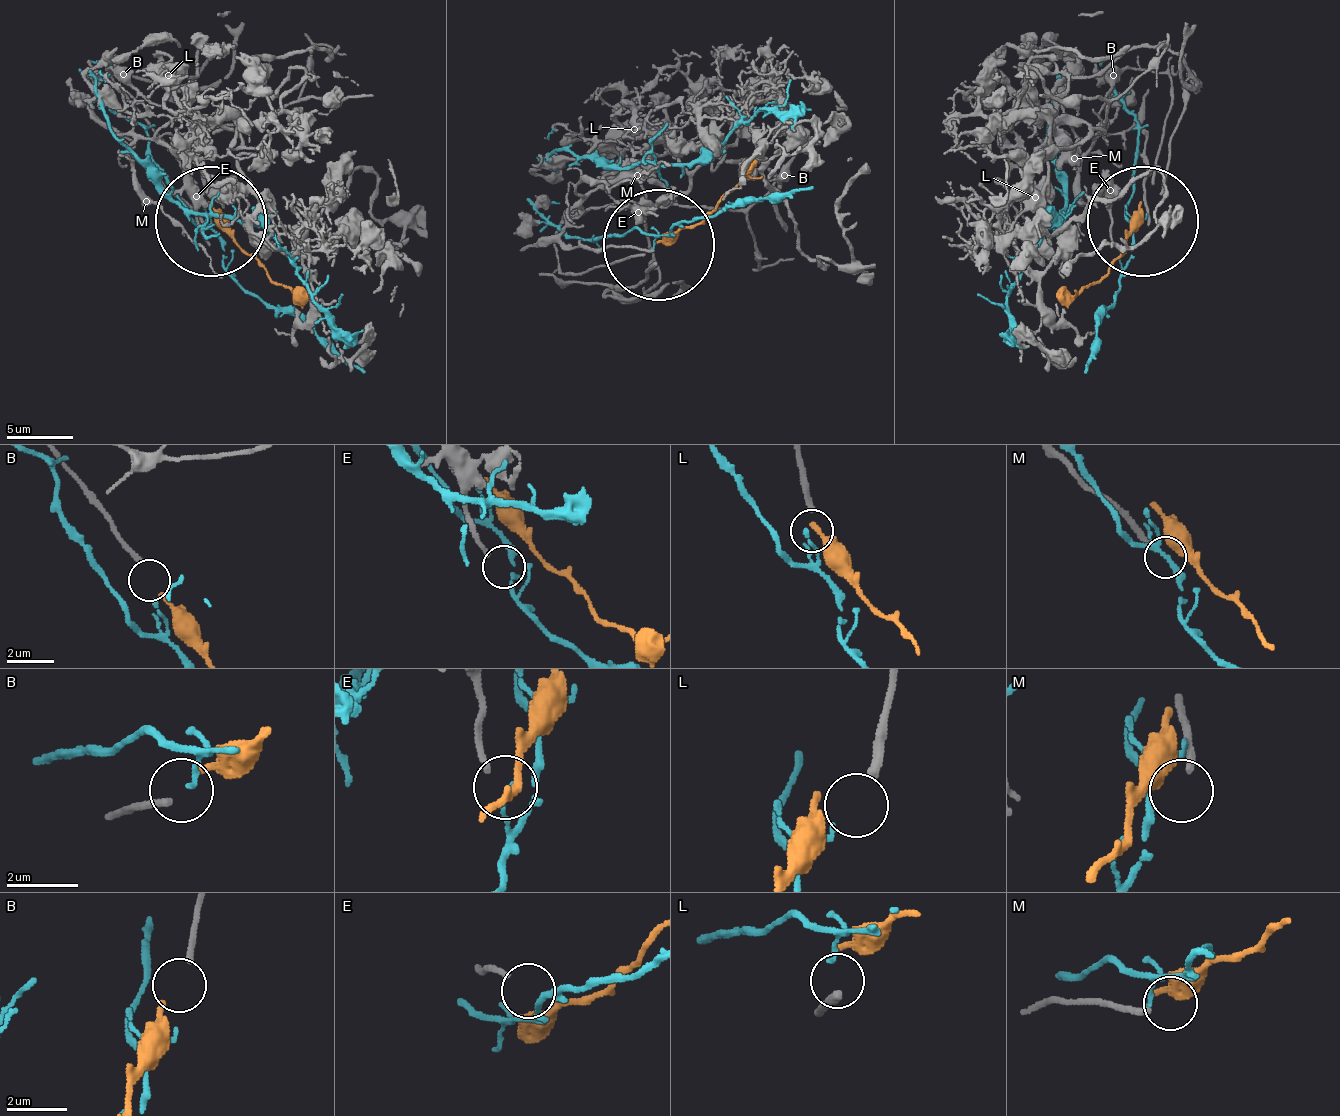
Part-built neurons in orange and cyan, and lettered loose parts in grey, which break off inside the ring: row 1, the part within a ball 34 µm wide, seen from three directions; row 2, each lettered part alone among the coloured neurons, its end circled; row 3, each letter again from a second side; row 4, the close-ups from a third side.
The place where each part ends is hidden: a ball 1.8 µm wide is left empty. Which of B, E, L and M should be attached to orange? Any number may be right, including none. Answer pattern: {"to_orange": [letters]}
{"to_orange": ["B"]}

